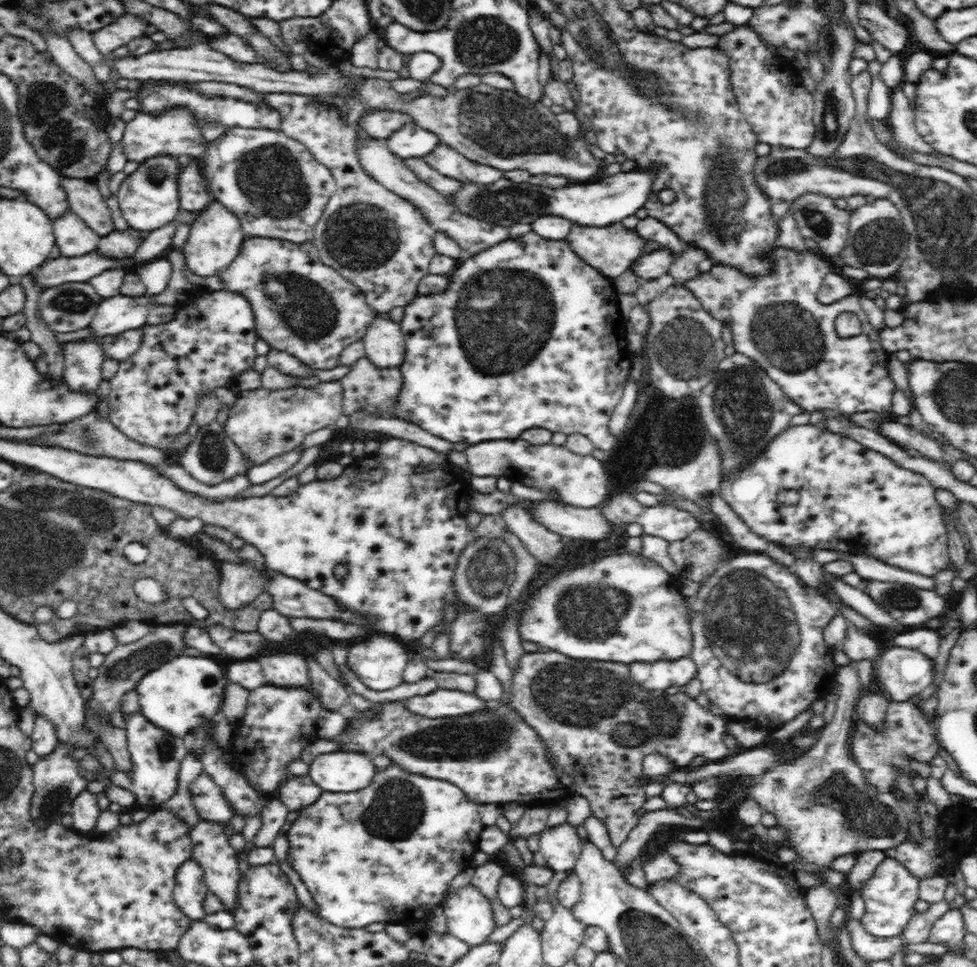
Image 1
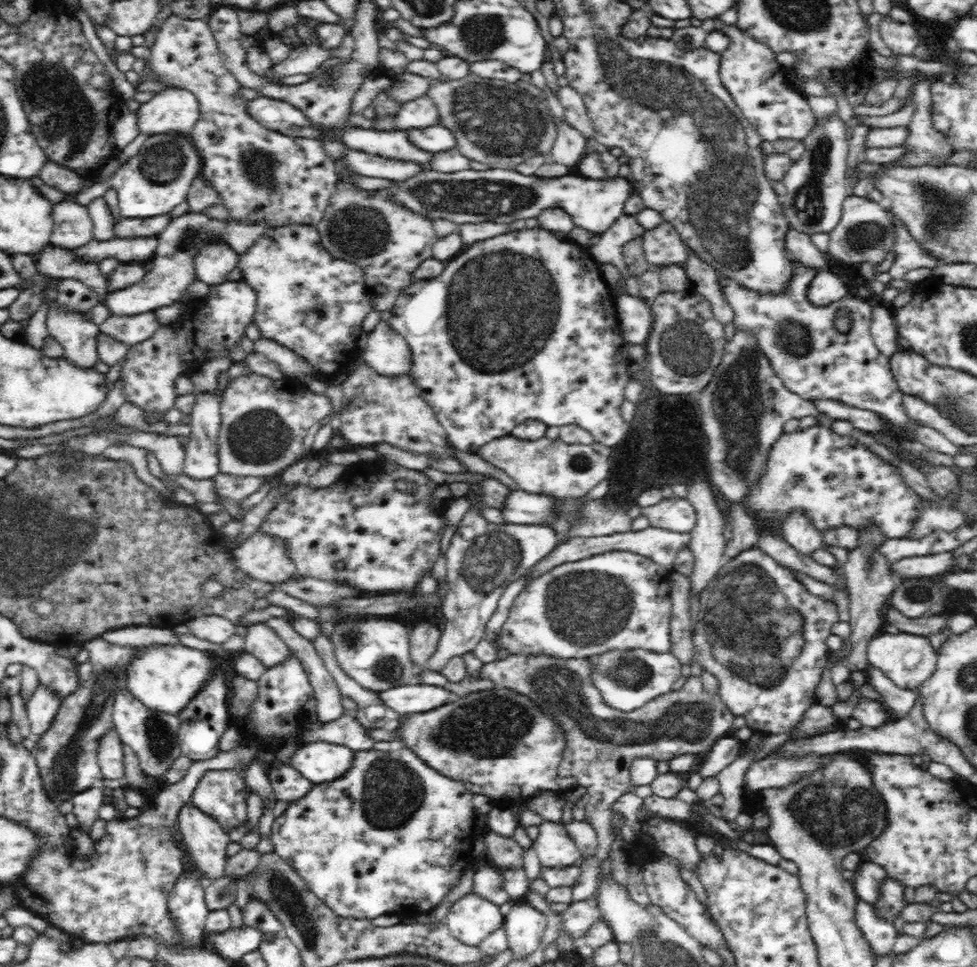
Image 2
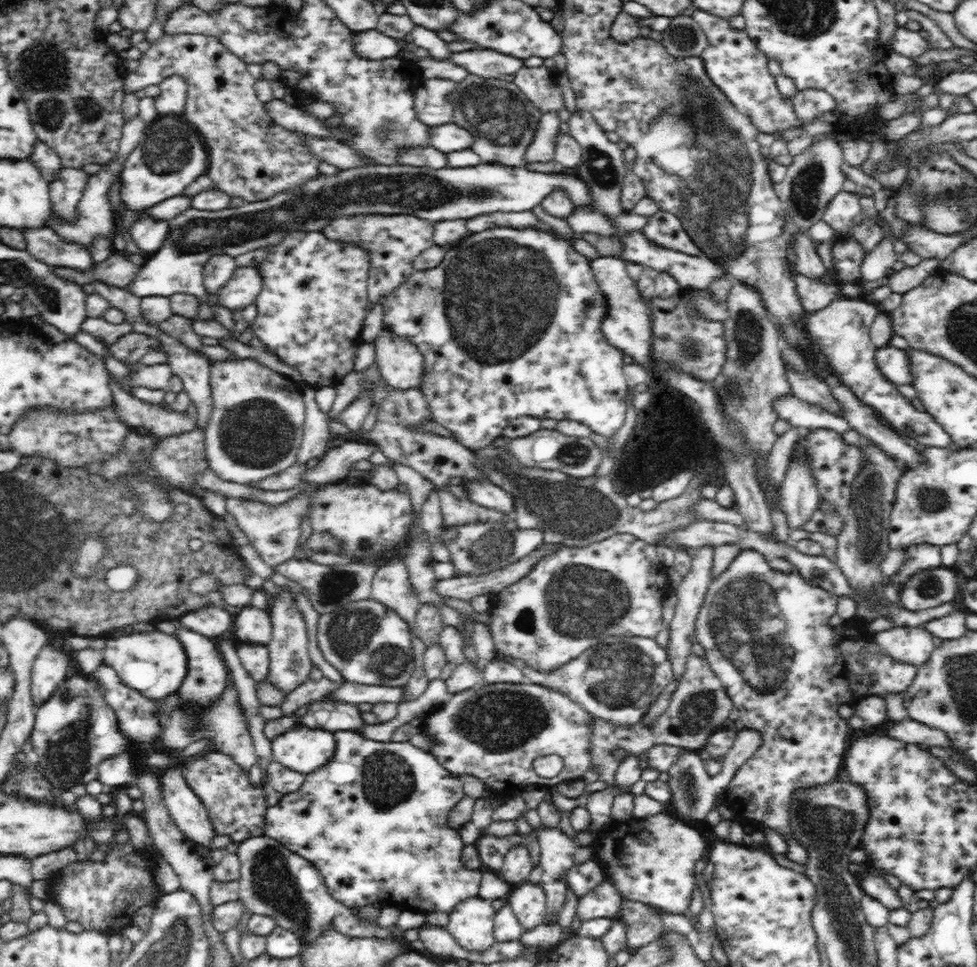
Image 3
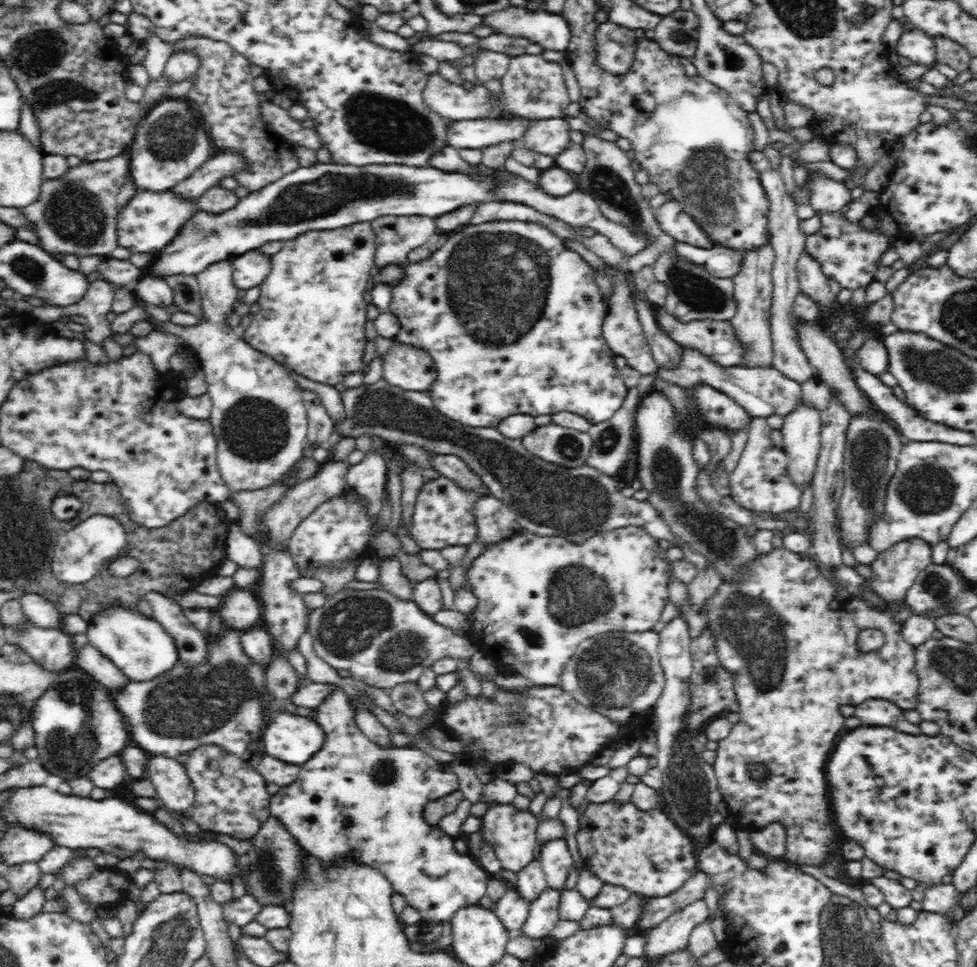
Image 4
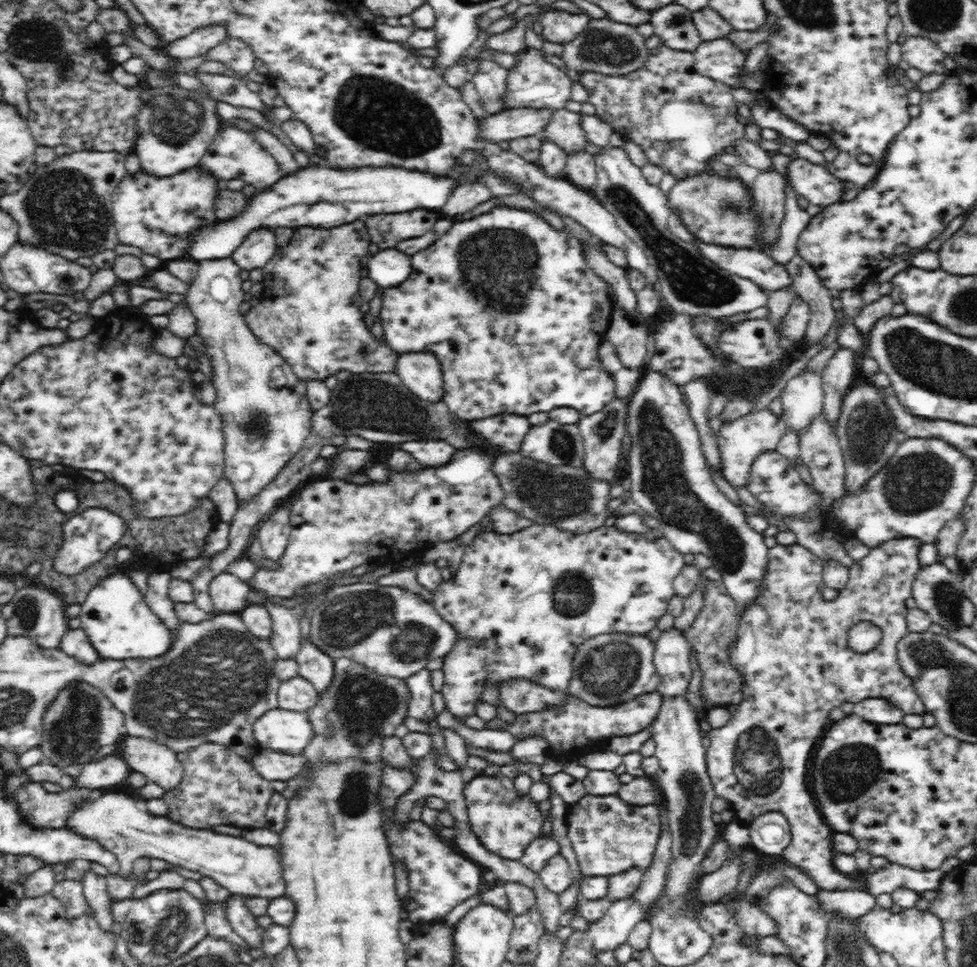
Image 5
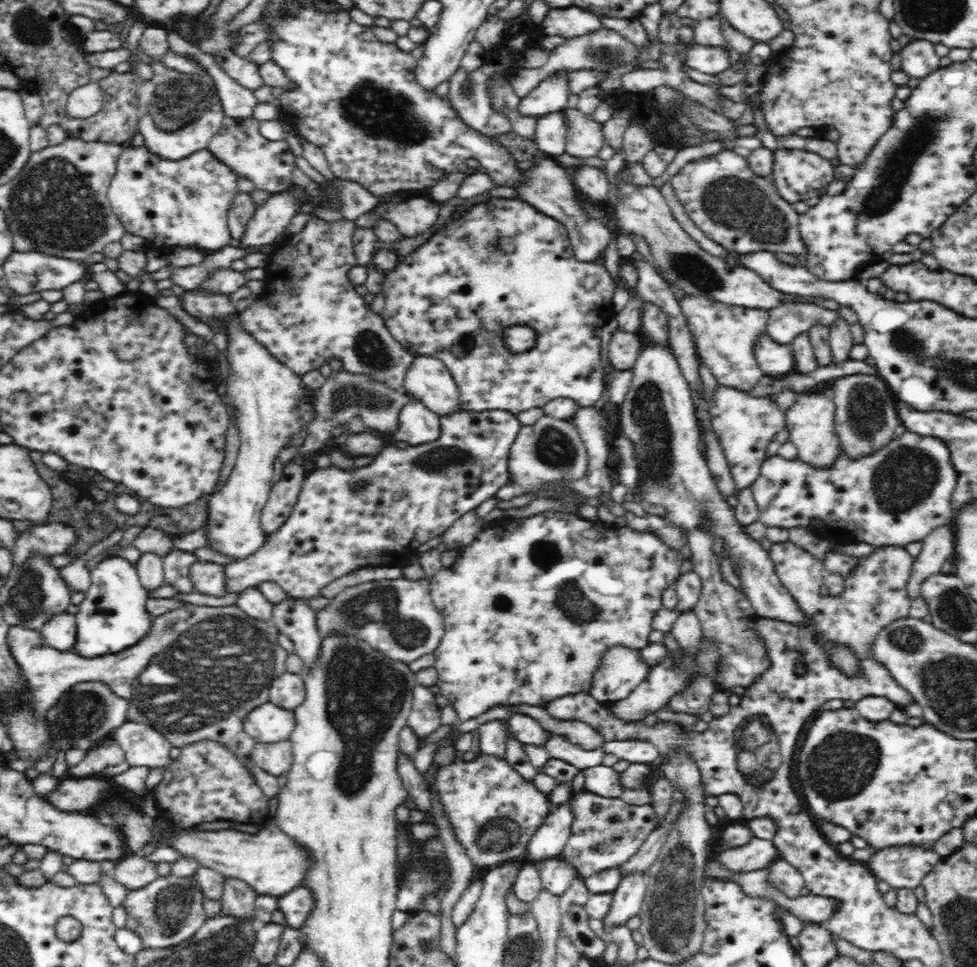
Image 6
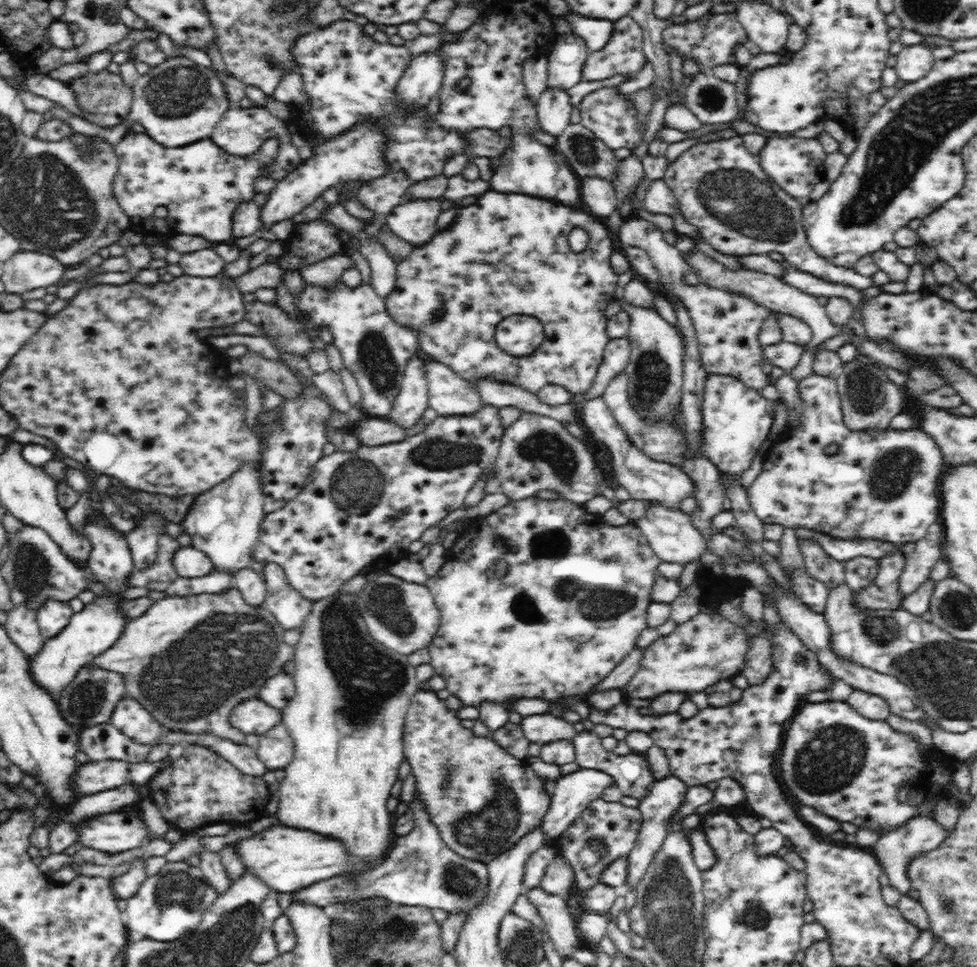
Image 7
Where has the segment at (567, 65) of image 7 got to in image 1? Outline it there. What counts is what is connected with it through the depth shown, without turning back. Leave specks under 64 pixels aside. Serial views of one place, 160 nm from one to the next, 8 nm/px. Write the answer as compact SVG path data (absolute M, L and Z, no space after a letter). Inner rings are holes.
M414 123L403 125L394 130L391 136L384 140L392 154L402 160L412 157L424 157L441 144L441 141L430 131L419 128Z

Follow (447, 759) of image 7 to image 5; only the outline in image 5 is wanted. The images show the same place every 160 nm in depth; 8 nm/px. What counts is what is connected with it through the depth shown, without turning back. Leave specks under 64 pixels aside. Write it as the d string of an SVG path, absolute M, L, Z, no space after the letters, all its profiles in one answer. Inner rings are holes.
M419 670L405 679L411 696L409 704L410 718L414 722L434 722L434 694L436 690L432 684L431 671ZM474 774L474 778L470 778L470 782L462 787L462 794L467 804L471 829L488 852L508 860L520 861L526 847L540 837L544 817L538 804L529 795L520 794L513 781L506 778L506 774Z

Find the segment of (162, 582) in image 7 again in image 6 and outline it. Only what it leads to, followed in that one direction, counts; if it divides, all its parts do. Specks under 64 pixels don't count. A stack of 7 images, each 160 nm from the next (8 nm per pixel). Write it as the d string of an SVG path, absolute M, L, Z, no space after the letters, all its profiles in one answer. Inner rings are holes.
M175 548L163 559L163 562L166 584L172 585L181 594L196 592L190 577L190 568L200 560L194 554L184 553Z

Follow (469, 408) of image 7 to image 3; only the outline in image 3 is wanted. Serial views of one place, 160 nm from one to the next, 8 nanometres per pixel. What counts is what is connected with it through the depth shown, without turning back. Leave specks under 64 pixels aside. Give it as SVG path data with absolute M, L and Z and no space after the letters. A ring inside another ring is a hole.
M386 328L378 334L373 345L376 351L374 365L380 370L381 378L386 384L400 390L419 388L422 377L425 376L425 359L416 345Z

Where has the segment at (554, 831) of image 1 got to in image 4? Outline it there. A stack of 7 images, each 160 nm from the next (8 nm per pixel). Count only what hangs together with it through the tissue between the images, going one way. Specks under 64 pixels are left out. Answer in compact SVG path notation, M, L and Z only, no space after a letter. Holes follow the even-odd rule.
M565 839L552 840L540 849L540 867L544 871L549 888L562 891L564 882L574 866L574 860Z

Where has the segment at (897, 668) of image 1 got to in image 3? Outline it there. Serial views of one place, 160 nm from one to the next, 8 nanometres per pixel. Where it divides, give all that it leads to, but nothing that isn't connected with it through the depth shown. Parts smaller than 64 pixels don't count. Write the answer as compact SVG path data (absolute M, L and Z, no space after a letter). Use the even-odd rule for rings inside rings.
M892 627L878 632L876 636L880 650L899 663L909 663L920 668L935 649L934 638L922 627Z

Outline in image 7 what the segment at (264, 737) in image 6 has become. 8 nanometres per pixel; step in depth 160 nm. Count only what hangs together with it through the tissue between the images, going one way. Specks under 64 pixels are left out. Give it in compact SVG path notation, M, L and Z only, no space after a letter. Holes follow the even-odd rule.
M257 698L238 703L230 715L230 724L245 735L263 735L283 722L280 709L269 706Z

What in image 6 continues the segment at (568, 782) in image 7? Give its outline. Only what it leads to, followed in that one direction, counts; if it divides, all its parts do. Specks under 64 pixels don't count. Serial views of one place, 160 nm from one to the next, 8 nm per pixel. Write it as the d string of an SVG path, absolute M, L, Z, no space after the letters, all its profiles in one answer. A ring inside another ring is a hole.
M568 802L558 805L547 816L544 824L536 830L523 856L523 862L539 863L552 858L561 858L564 845L568 842L574 813Z

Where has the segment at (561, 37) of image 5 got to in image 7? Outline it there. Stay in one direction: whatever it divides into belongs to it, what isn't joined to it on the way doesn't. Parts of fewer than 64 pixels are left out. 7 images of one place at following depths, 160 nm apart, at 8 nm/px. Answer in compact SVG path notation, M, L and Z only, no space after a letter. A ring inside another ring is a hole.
M571 10L560 18L567 21L568 33L582 37L591 52L602 50L614 32L615 22L611 20L584 17Z

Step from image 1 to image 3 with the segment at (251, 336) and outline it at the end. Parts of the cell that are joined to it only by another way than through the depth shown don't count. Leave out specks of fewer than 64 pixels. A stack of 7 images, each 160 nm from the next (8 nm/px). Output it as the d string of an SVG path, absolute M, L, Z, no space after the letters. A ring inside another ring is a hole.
M237 267L232 278L217 293L211 295L212 301L228 308L232 313L241 311L248 305L255 304L261 288L261 271L257 267Z

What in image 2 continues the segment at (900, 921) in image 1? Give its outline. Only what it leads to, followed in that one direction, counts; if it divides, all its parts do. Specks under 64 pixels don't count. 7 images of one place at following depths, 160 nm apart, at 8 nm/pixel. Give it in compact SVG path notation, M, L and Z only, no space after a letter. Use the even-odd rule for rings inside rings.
M887 876L884 881L880 882L881 893L877 902L874 902L876 915L884 921L893 924L896 918L906 913L908 902L904 899L904 890L906 888L899 880Z

